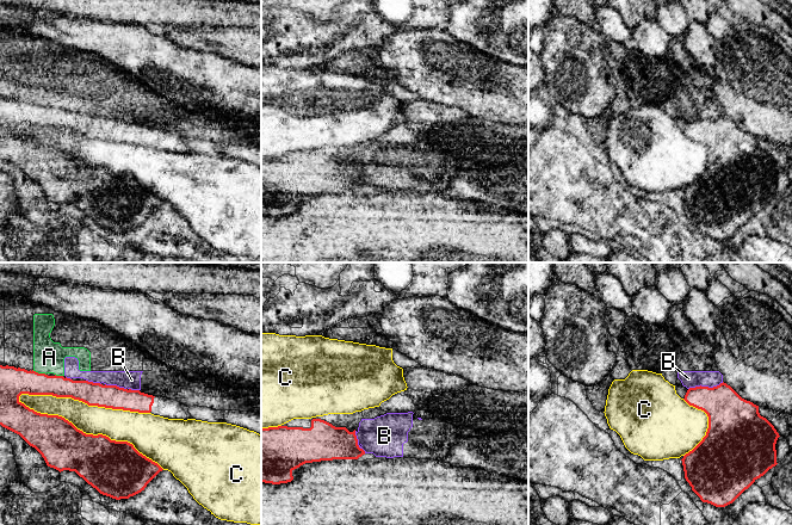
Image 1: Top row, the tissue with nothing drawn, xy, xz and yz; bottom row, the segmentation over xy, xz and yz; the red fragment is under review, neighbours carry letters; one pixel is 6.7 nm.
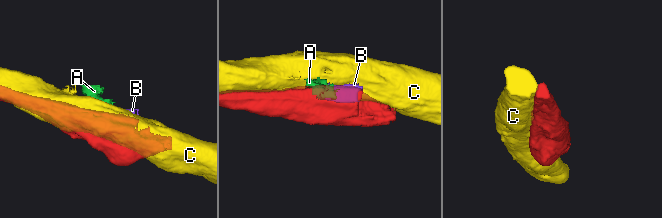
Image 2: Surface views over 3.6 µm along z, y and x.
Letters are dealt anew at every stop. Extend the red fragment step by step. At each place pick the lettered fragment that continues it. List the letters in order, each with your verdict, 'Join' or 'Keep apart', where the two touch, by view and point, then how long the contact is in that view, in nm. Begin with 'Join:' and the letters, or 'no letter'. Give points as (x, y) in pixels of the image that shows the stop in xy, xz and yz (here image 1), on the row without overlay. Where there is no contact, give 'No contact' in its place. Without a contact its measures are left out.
Join: no letter
A: Keep apart. Touches red at xy (39, 106). Shared border 100 nm
B: Keep apart. Touches red at yz (705, 119). Shared border 240 nm
C: Keep apart. Touches red at xy (90, 167). Shared border 1100 nm

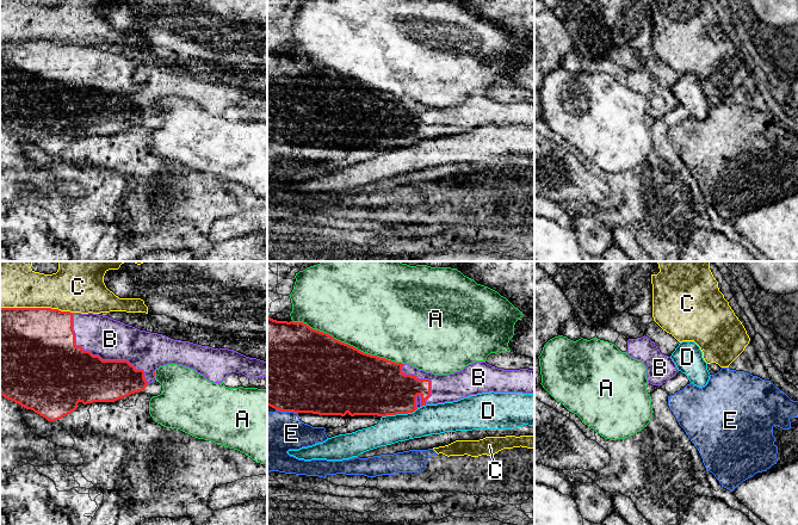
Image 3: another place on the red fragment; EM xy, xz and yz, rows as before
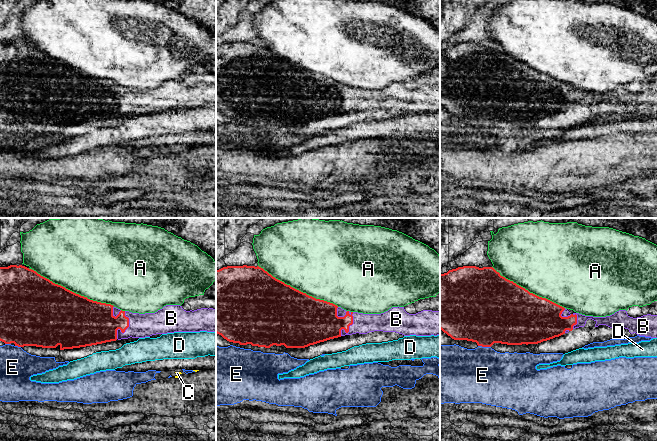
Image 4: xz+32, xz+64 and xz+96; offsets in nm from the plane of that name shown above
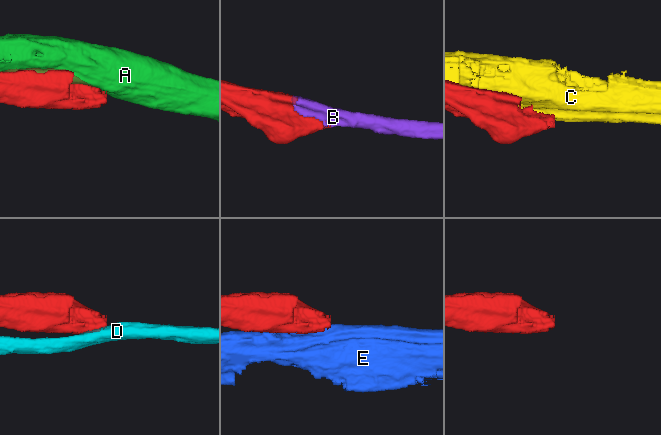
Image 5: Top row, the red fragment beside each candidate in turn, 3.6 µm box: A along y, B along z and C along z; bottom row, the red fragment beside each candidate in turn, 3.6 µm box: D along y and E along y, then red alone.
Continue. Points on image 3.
Join: B
A: Keep apart. Touches red at xz (347, 76). Shared border 800 nm
B: Join. Touches red at xy (99, 90). Shared border 700 nm
C: Keep apart. Touches red at xy (36, 41). Shared border 480 nm
D: Keep apart. Touches red at xz (400, 146). Shared border 260 nm
E: Keep apart. Touches red at xz (286, 143). Shared border 160 nm

